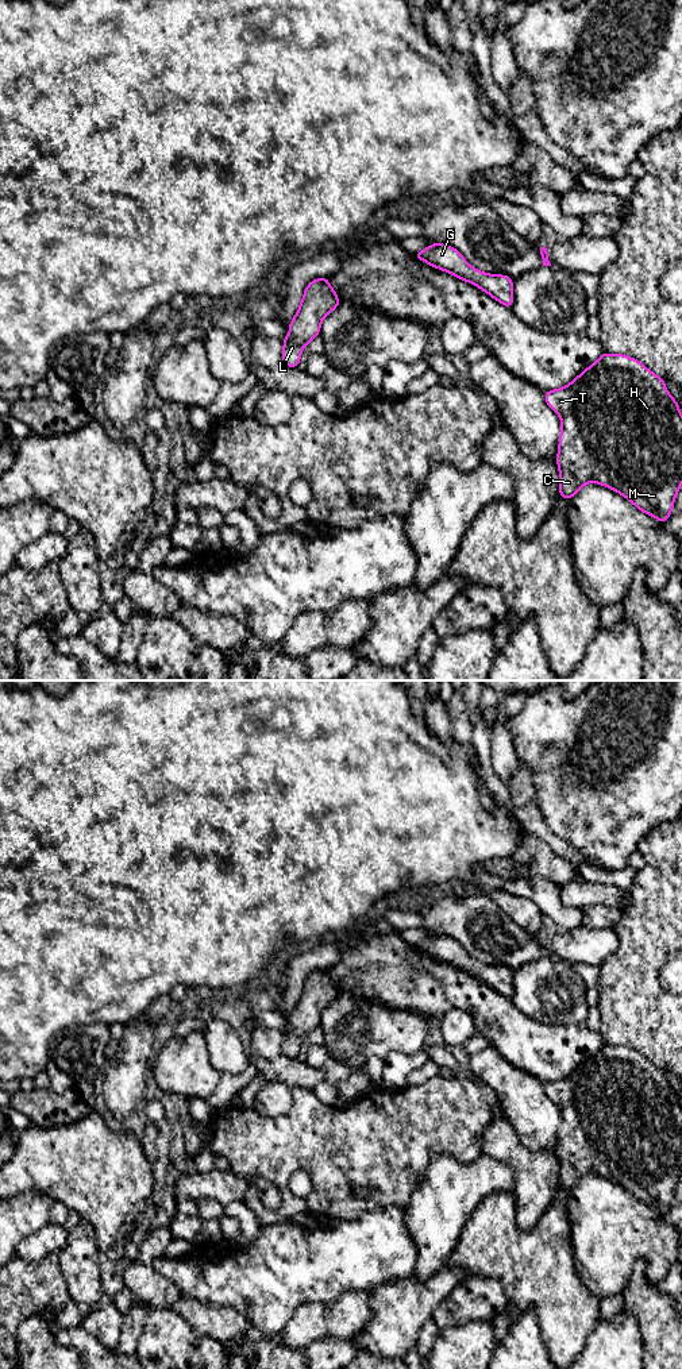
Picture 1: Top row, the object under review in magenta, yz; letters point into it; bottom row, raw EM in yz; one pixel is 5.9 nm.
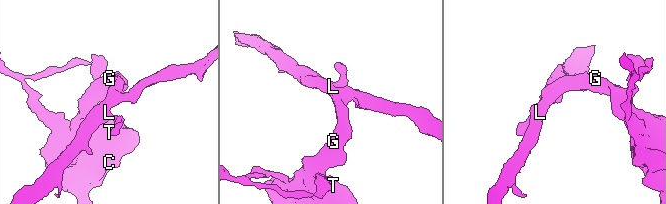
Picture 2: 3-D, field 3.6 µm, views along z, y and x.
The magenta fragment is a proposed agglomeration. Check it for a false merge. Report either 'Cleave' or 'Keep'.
Keep

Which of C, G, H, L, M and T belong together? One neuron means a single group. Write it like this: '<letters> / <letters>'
C G H L M T

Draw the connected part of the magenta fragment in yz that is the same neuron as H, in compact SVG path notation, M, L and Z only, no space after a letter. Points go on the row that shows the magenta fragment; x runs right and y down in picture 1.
M604 352L592 366L560 389L544 393L560 417L556 455L559 495L571 500L586 483L600 483L625 497L643 513L664 524L682 485L682 413L664 379L628 355Z

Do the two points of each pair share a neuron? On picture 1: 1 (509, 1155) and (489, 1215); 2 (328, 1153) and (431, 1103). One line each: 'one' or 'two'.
1: two
2: one

